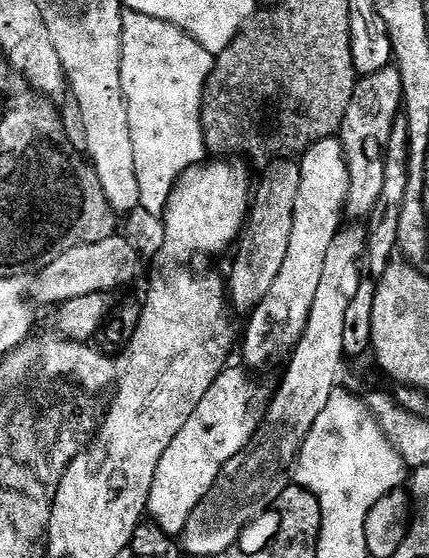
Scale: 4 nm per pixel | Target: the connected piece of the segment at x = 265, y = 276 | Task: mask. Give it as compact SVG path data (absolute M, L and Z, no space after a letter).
M282 162L272 166L266 173L266 177L261 186L257 187L246 222L246 231L241 235L238 241L238 258L236 267L231 274L228 274L228 290L230 293L231 307L238 315L255 313L266 297L269 296L270 290L273 289L274 282L277 281L278 274L281 273L282 265L286 262L286 255L289 253L290 236L293 233L294 217L296 216L298 192L301 186L301 174L299 167L292 162Z

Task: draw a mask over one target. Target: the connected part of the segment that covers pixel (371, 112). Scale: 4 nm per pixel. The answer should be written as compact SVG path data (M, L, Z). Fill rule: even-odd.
M388 65L374 75L361 77L356 83L350 110L338 133L344 146L344 160L348 164L346 212L349 217L360 220L372 211L377 211L382 186L386 182L386 154L390 146L390 130L394 130L394 122L401 115L405 100L404 83L397 65Z

